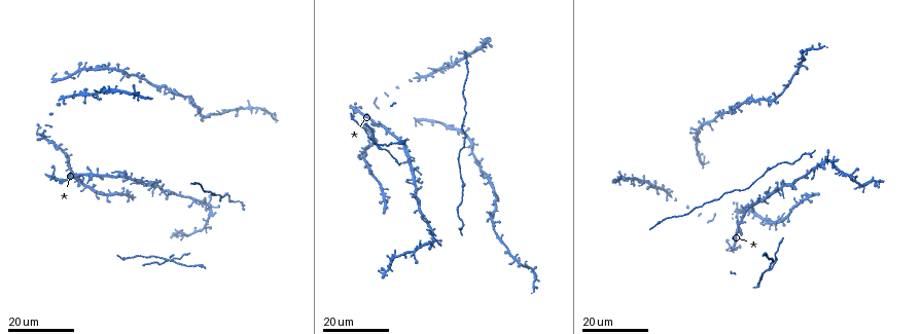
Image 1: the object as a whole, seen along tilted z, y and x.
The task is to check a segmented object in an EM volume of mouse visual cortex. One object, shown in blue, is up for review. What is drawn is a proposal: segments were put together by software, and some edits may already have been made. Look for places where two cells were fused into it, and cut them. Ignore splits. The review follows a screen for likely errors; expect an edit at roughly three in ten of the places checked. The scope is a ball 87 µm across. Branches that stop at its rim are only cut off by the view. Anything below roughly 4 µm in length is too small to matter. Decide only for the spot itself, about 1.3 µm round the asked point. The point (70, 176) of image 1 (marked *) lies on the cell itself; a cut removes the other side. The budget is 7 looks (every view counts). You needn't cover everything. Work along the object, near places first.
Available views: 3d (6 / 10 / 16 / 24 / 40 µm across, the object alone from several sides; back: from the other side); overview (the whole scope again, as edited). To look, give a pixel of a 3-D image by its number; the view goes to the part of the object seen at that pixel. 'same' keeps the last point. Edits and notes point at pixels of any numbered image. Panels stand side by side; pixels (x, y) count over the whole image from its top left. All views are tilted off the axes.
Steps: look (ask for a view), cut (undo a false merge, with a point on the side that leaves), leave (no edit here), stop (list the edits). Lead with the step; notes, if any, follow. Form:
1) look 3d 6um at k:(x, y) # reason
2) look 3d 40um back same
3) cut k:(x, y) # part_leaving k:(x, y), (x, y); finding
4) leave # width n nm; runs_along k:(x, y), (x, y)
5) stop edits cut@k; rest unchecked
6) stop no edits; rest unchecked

look 3d 24um at 1:(93, 187) # four-way junction

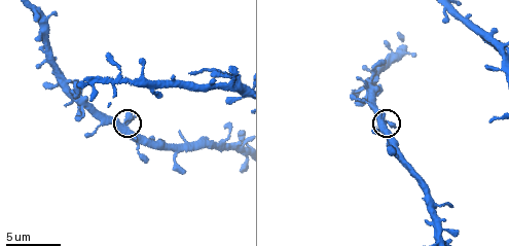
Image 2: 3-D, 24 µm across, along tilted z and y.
look 3d 10um at 2:(125, 128)

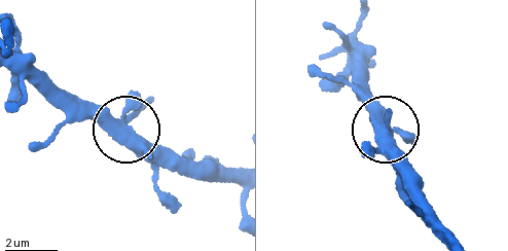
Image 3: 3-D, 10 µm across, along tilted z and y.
leave # arms 4; all the same cell

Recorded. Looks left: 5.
look 3d 16um at 1:(412, 254) # looks like a crossing

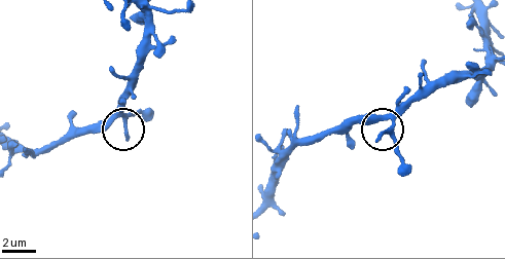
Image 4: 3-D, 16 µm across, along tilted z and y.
look 3d 6um at 4:(123, 114)

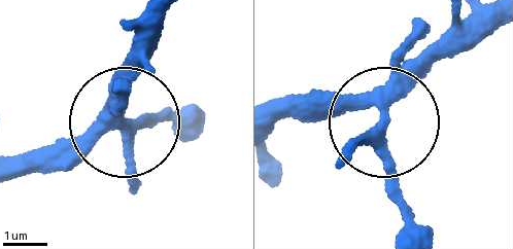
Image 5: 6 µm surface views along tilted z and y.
leave # arms 4; continuous, no second cell

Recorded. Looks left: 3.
look 3d 16um at 1:(211, 207) # three arms meet

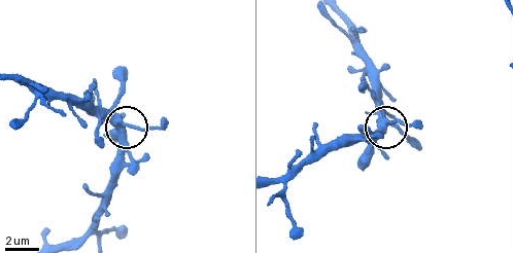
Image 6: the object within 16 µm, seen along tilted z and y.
look 3d 10um at 6:(121, 124)

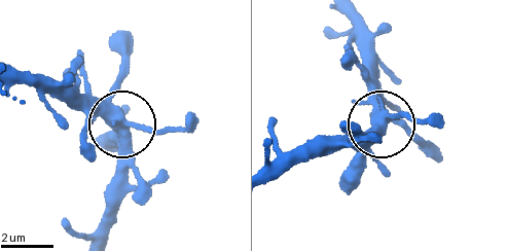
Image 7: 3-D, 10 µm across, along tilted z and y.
leave # side_arm 25 um; runs_along 7:(345, 12), (359, 38), (383, 122), (325, 155); all the same cell

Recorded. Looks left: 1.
stop no edits; rest unchecked

